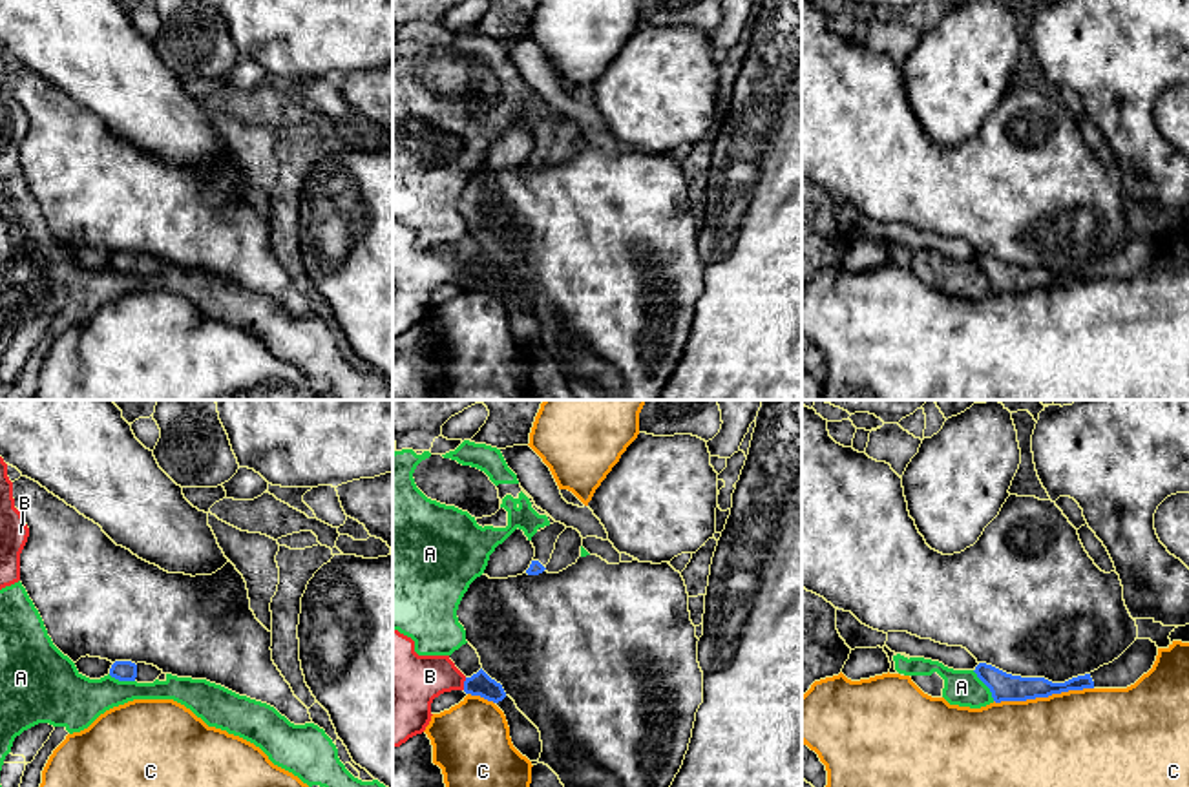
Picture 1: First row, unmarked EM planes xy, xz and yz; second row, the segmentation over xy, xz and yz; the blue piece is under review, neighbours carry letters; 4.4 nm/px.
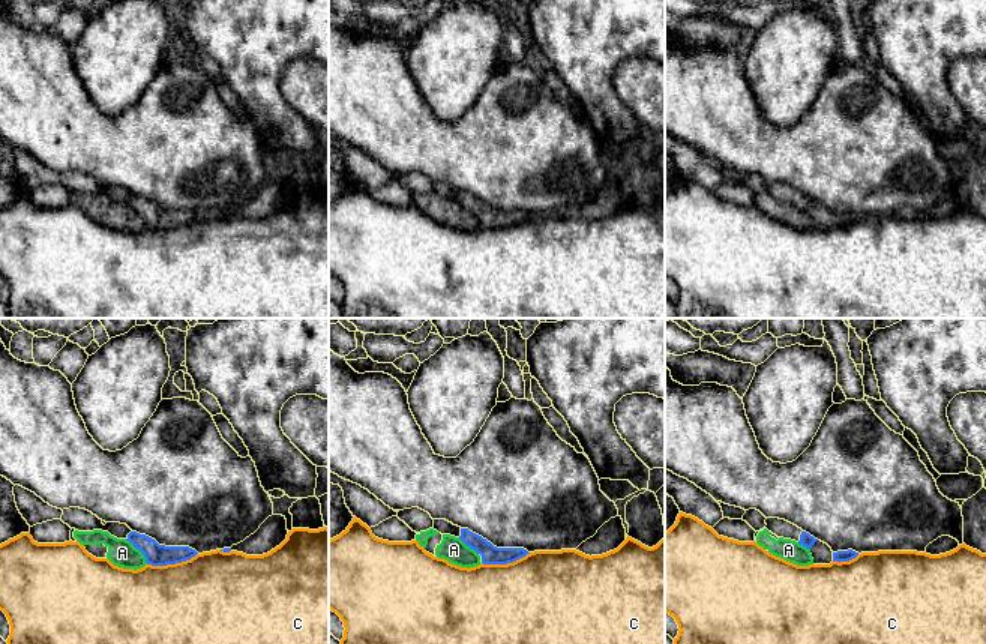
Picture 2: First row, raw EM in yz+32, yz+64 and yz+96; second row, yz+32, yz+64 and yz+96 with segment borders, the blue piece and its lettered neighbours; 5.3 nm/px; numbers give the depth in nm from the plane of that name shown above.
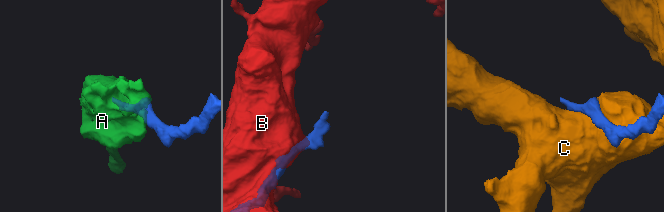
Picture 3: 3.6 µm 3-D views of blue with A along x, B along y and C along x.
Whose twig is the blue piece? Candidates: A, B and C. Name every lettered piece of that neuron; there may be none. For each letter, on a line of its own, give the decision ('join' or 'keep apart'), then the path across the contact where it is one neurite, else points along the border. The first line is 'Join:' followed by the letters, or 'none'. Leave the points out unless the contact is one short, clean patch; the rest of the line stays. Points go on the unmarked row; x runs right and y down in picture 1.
Join: none
A: keep apart; border yz (972, 262), (994, 291)
B: keep apart
C: keep apart

